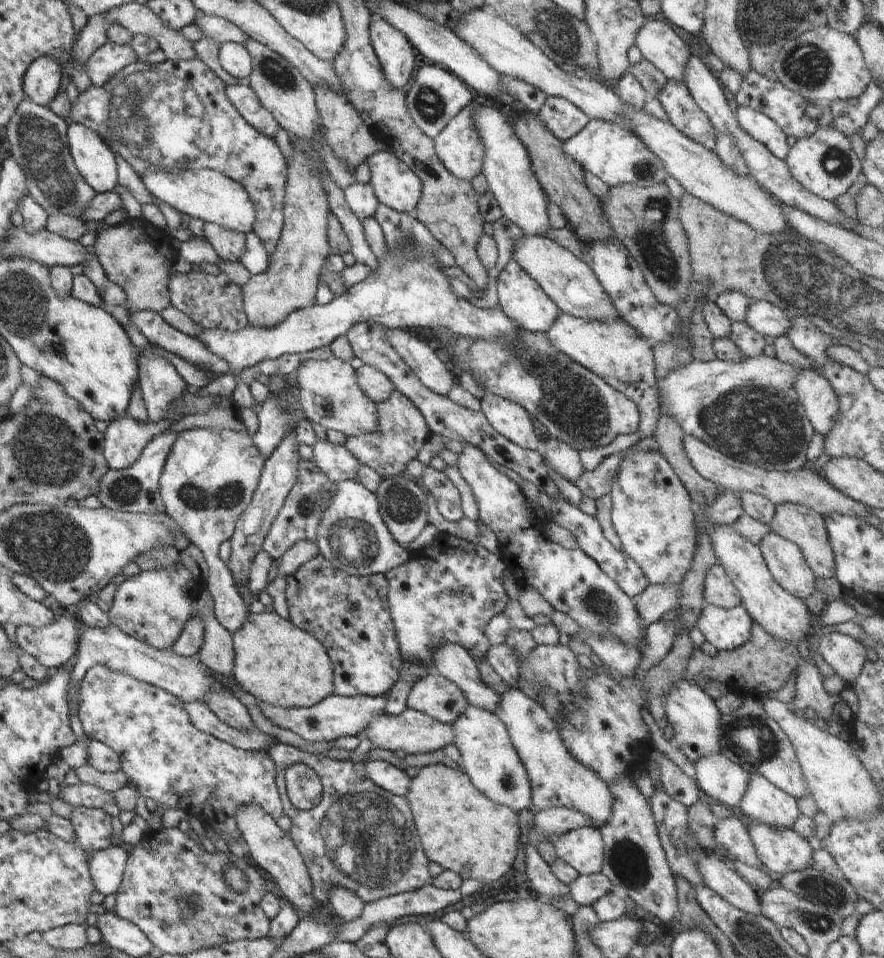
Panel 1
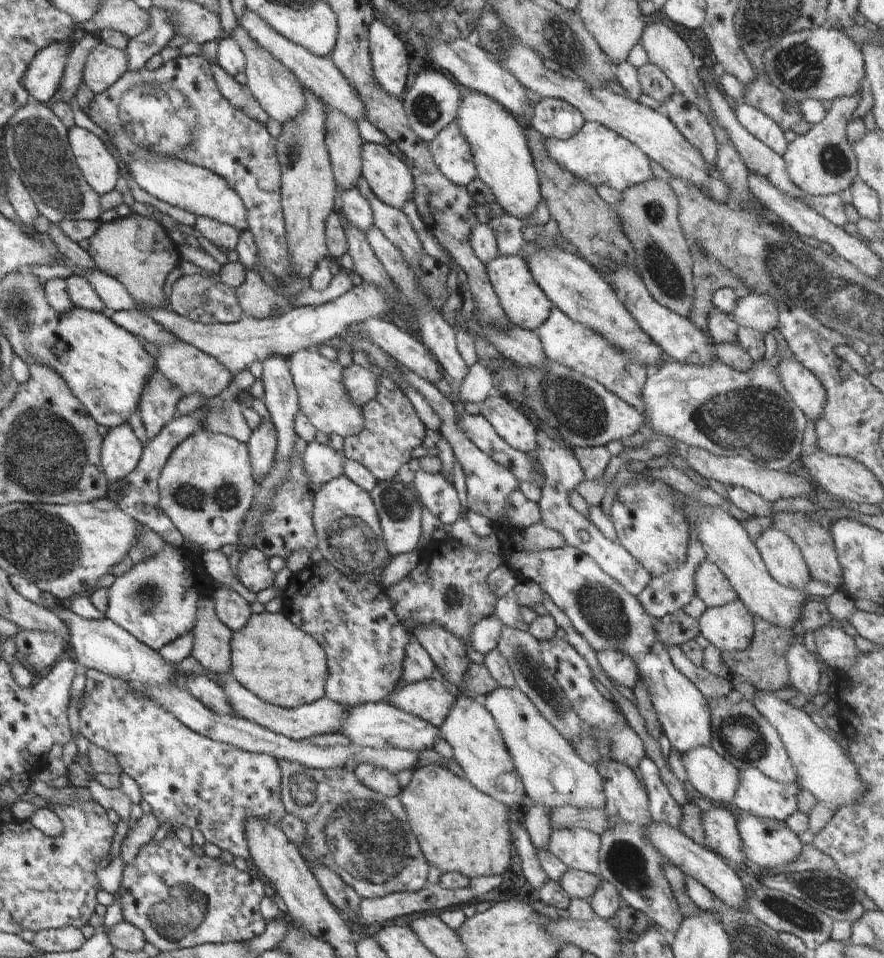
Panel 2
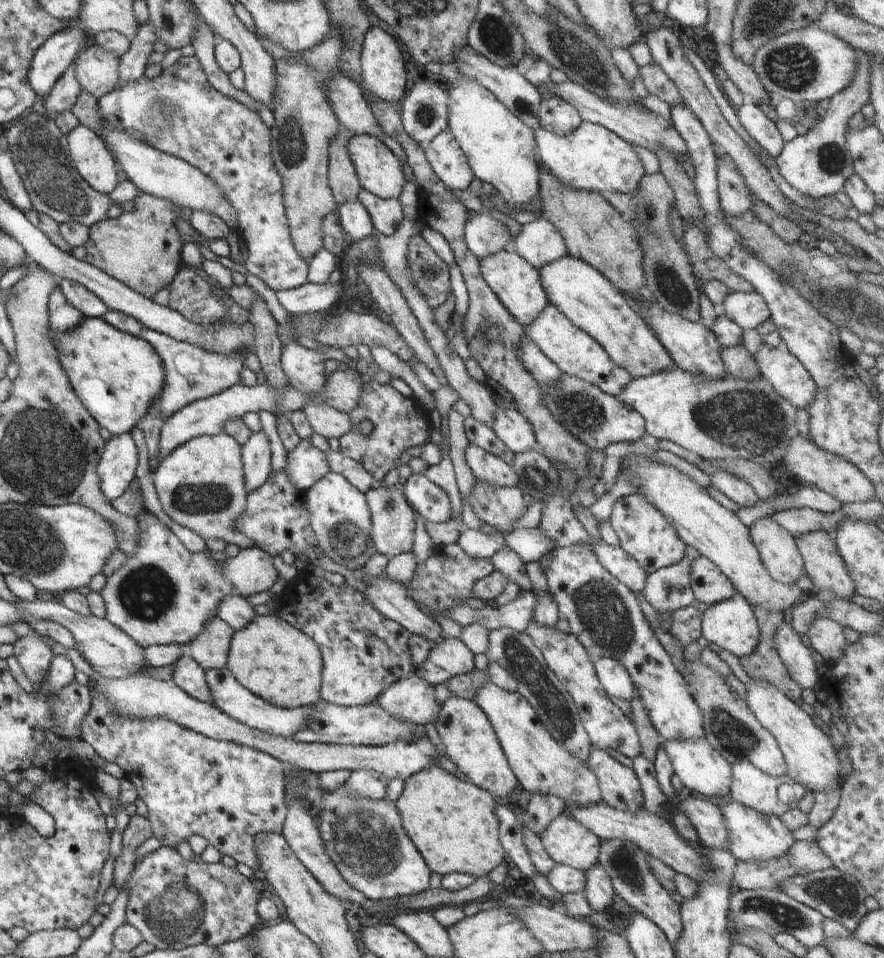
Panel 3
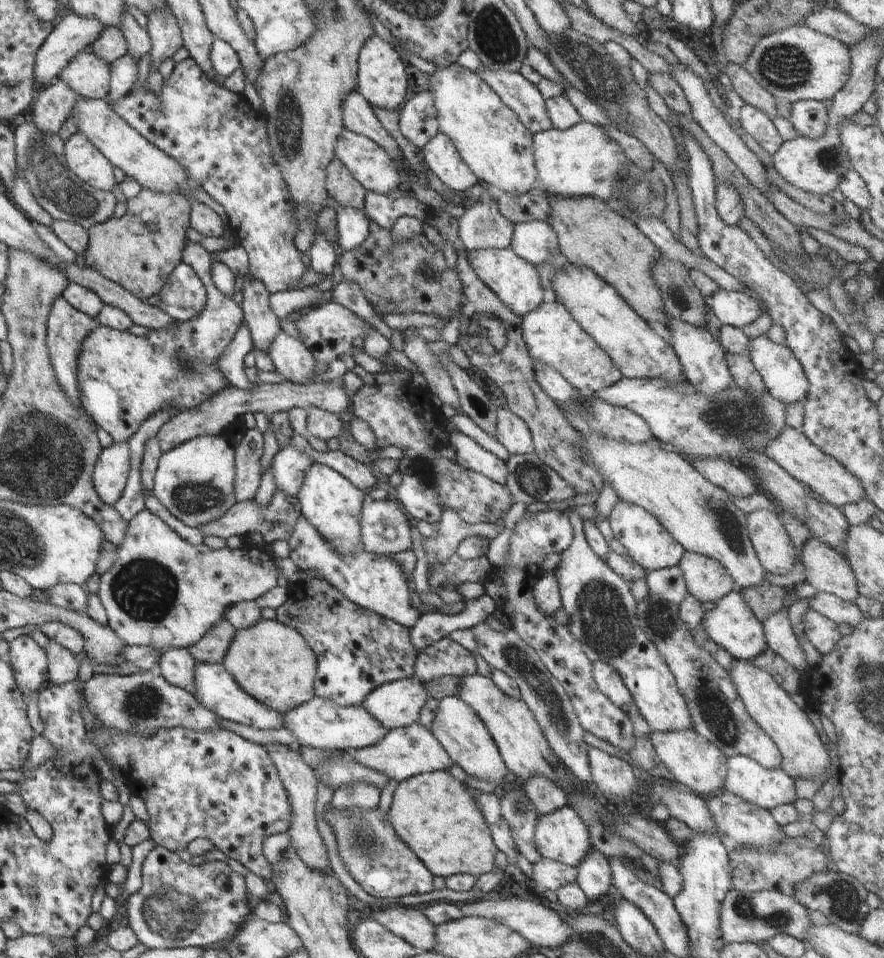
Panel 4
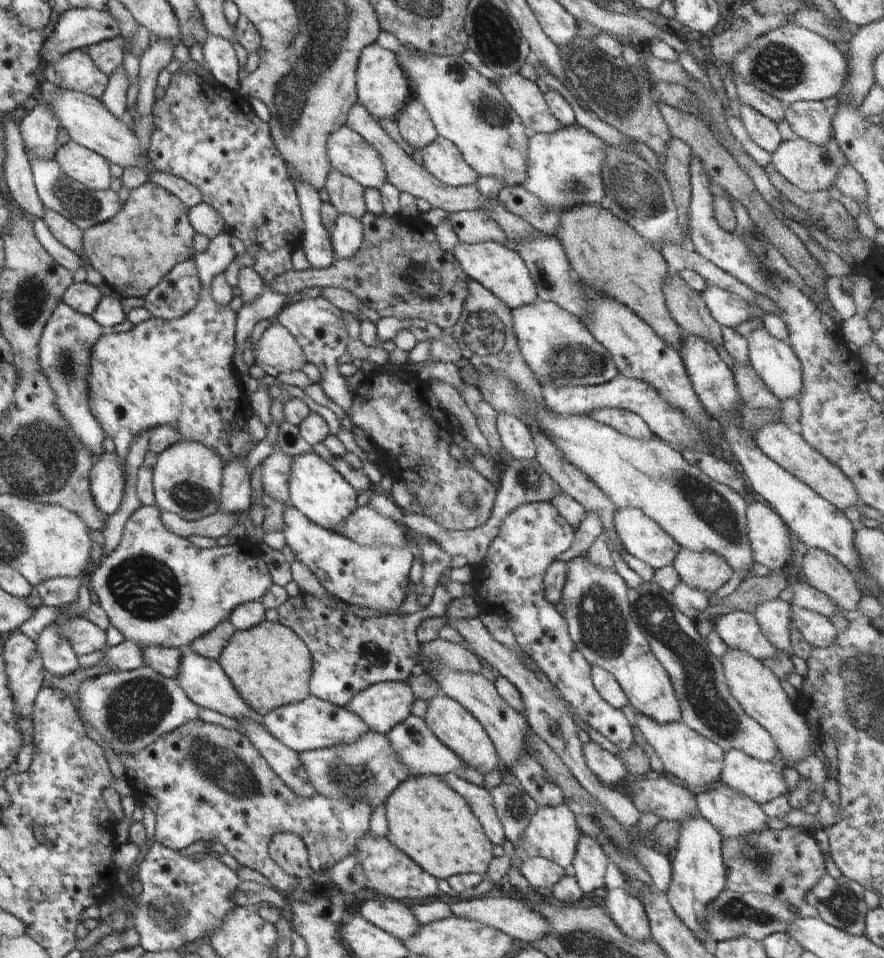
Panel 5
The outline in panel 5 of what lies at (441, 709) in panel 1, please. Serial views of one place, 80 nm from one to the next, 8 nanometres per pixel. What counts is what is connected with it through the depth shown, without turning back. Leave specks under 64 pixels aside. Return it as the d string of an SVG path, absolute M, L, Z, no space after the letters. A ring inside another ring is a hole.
M386 681L356 693L346 708L357 714L370 731L387 735L394 726L408 718L415 700L408 683Z

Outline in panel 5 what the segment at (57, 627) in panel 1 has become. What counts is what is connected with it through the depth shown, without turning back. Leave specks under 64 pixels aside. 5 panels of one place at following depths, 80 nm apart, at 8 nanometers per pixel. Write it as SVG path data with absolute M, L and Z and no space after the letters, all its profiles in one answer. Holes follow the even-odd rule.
M16 631L15 634L10 634L4 642L4 648L2 651L3 664L8 681L8 688L10 688L10 694L14 698L14 716L16 716L16 724L18 724L18 730L22 734L22 750L16 754L16 760L9 767L14 773L24 773L30 767L34 750L32 750L34 727L32 724L32 710L35 698L38 691L45 685L47 685L44 676L46 676L46 668L43 664L41 654L38 654L36 650L36 643L29 637Z

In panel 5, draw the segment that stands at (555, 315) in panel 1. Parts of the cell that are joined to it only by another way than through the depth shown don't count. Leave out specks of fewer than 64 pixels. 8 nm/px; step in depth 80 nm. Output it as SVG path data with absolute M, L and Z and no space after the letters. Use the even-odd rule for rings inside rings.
M458 241L454 254L461 269L497 296L511 311L529 305L538 298L534 279L522 257L497 242L463 243Z

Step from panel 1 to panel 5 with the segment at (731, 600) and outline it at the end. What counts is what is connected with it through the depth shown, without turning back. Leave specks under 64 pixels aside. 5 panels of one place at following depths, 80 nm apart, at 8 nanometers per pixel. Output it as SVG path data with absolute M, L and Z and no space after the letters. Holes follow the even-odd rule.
M681 547L673 562L679 577L688 586L714 596L732 578L732 567L719 555L694 552Z

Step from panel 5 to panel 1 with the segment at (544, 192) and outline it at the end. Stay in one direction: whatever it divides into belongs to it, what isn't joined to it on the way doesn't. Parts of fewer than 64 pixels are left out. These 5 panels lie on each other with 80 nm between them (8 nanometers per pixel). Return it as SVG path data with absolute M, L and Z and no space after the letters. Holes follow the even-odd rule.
M590 119L590 122L571 139L563 141L567 157L575 160L584 172L592 173L609 187L636 183L647 189L665 185L670 176L664 163L620 121Z

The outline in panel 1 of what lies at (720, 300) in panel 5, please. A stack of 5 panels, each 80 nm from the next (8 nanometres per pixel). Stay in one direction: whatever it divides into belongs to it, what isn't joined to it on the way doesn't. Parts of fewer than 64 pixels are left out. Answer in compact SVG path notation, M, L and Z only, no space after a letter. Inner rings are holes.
M752 300L747 311L745 326L750 326L763 337L788 335L791 320L788 312L769 304L767 301Z

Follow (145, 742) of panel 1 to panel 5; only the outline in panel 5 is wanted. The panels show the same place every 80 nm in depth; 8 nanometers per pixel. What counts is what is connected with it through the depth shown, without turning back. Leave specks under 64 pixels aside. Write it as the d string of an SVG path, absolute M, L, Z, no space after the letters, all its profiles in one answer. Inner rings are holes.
M202 720L186 723L159 736L141 751L124 753L119 758L124 764L133 797L147 804L156 816L154 841L173 851L184 850L199 840L220 842L239 865L260 872L280 894L286 895L289 890L295 889L299 879L288 875L269 855L268 845L275 834L292 833L300 837L305 842L311 869L327 874L334 864L352 854L358 840L369 832L369 818L373 811L369 802L318 794L311 799L299 797L278 778L275 770L246 735L222 725Z

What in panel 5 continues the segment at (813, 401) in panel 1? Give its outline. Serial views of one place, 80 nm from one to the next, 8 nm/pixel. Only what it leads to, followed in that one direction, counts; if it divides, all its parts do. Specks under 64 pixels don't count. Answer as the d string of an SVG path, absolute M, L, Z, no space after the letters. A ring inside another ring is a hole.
M760 326L745 337L749 346L749 365L758 373L772 394L782 402L784 399L797 398L803 387L801 362L792 347L768 333Z

